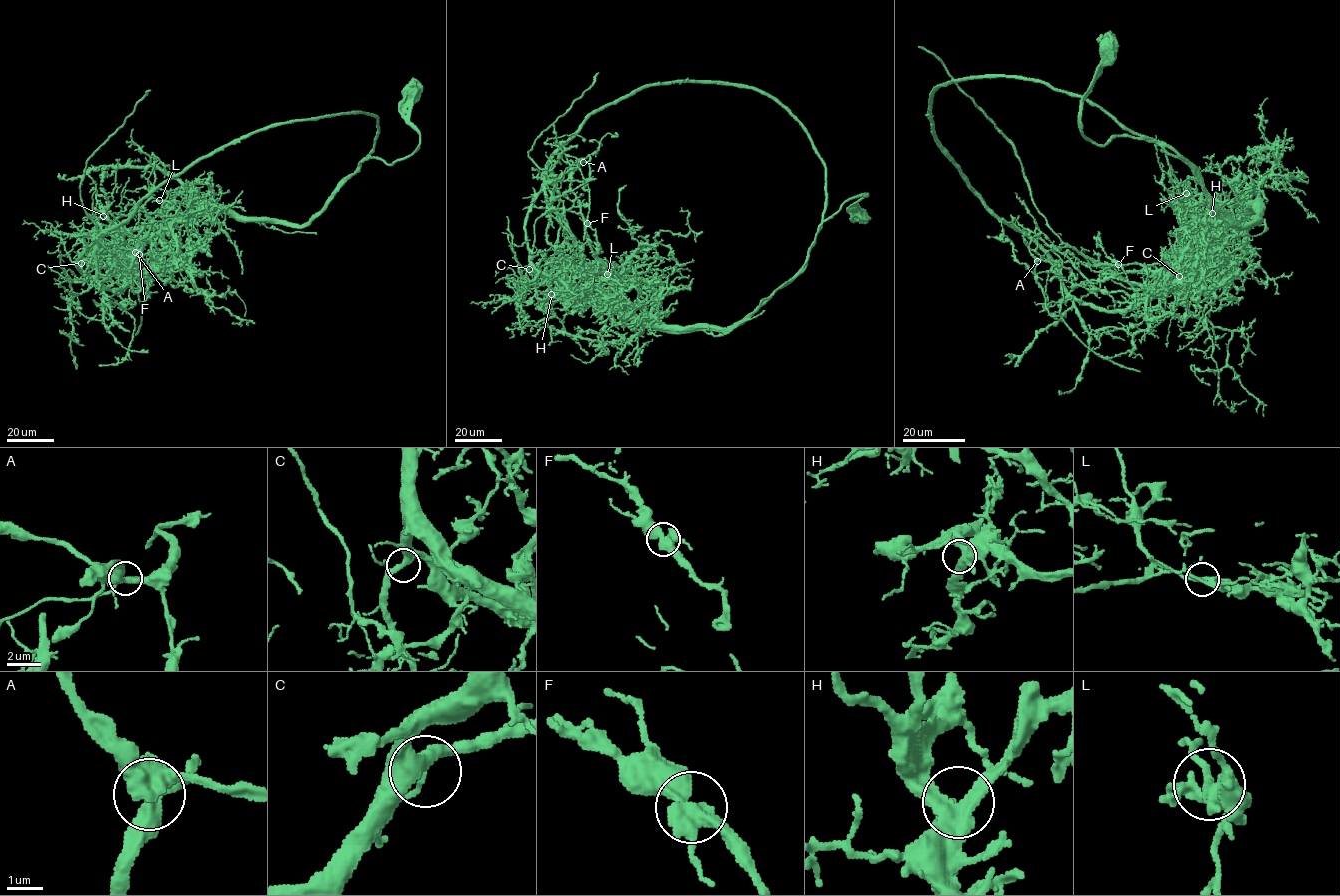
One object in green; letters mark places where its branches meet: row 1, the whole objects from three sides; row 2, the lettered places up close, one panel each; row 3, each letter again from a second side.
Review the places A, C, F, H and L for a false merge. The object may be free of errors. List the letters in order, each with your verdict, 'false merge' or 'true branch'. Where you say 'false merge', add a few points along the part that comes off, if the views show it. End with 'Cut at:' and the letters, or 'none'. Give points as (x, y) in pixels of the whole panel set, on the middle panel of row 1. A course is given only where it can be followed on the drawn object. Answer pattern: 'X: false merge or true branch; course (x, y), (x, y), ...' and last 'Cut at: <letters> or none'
A: true branch
C: true branch
F: true branch
H: true branch
L: false merge; course (608, 274), (530, 267), (525, 223), (549, 174), (588, 179), (546, 142), (584, 142)
Cut at: L

